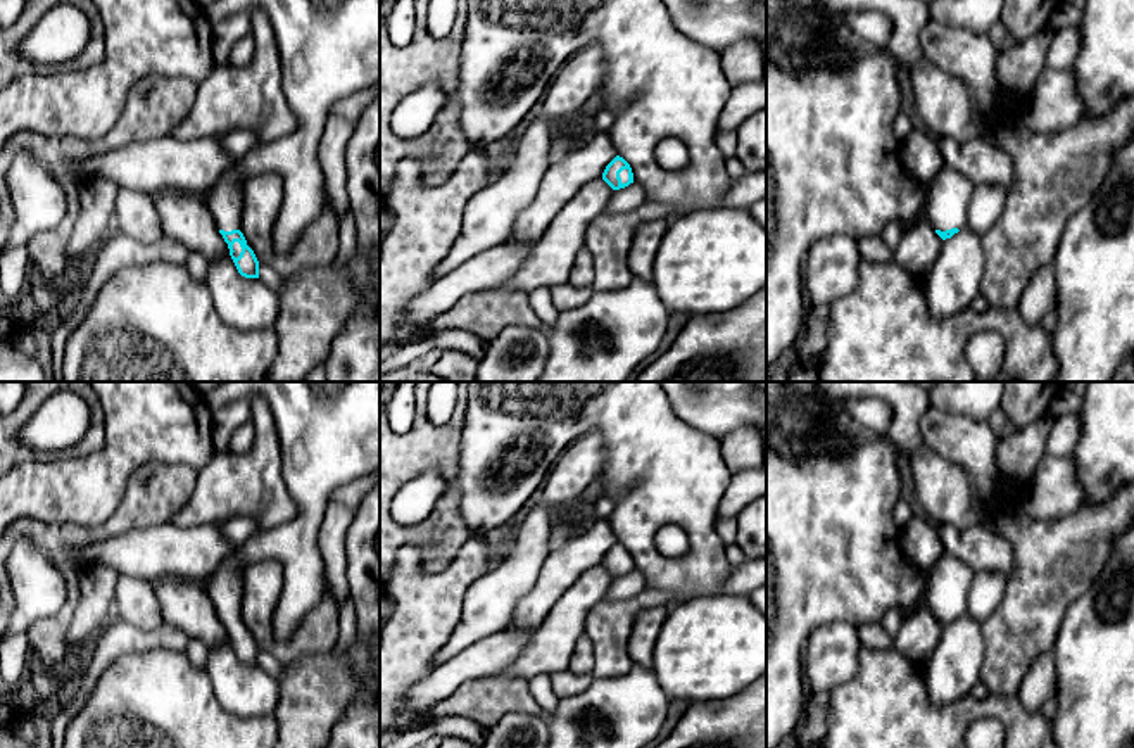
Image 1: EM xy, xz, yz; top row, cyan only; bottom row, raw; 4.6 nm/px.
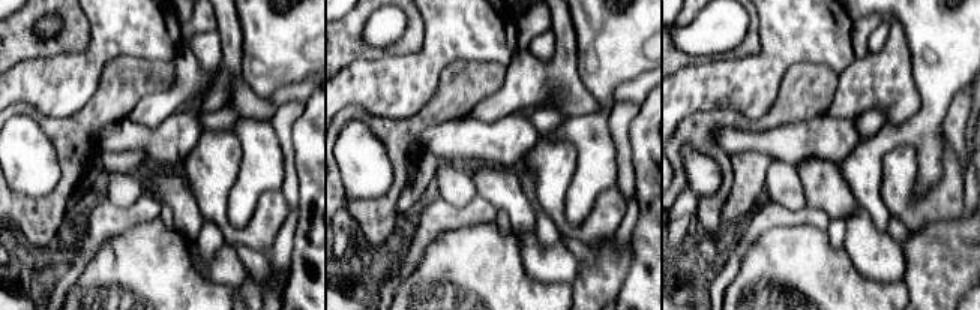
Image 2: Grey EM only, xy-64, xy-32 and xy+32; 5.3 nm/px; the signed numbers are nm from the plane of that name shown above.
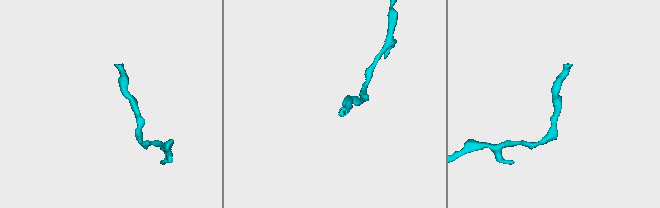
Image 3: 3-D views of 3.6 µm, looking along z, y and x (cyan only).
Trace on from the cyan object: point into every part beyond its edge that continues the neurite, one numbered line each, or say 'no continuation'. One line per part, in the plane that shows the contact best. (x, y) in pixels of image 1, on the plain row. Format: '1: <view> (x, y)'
no continuation

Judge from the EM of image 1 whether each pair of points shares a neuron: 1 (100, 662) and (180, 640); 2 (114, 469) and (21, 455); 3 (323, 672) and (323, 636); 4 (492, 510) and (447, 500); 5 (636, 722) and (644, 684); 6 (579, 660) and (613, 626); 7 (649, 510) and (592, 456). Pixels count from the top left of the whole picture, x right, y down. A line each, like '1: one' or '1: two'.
1: one
2: two
3: two
4: two
5: one
6: two
7: two

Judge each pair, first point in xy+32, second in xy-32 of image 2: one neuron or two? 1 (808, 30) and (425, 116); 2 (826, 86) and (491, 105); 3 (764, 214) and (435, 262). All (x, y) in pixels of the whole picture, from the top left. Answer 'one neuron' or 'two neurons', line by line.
1: two neurons
2: two neurons
3: two neurons

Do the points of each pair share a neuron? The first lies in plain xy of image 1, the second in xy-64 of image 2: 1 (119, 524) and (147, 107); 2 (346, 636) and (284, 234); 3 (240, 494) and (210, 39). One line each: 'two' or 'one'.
1: two
2: one
3: two

